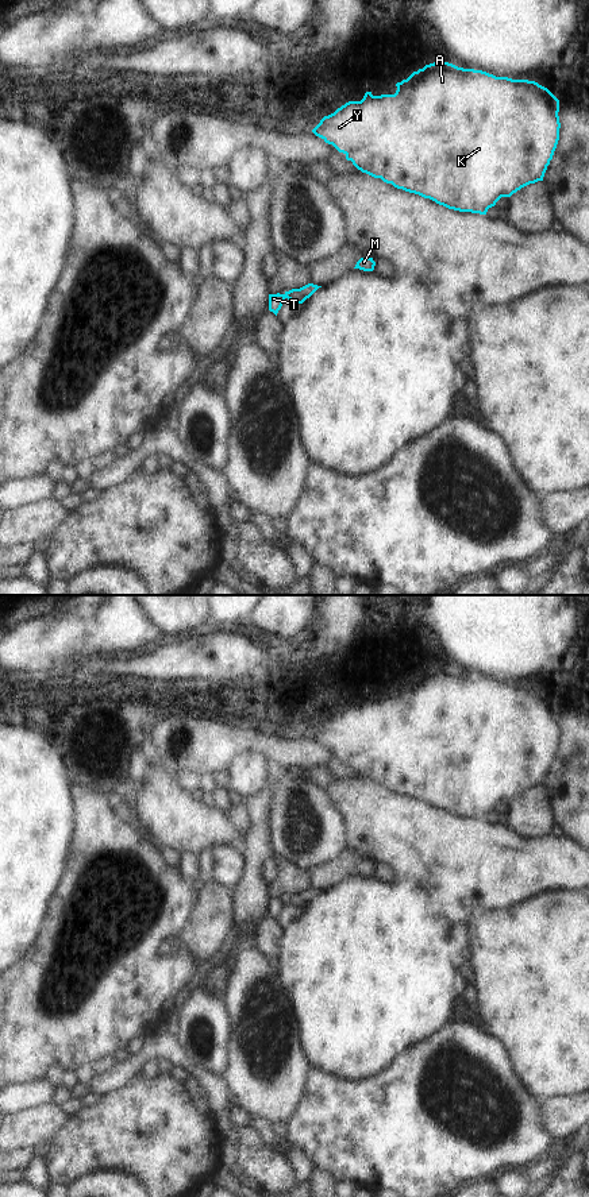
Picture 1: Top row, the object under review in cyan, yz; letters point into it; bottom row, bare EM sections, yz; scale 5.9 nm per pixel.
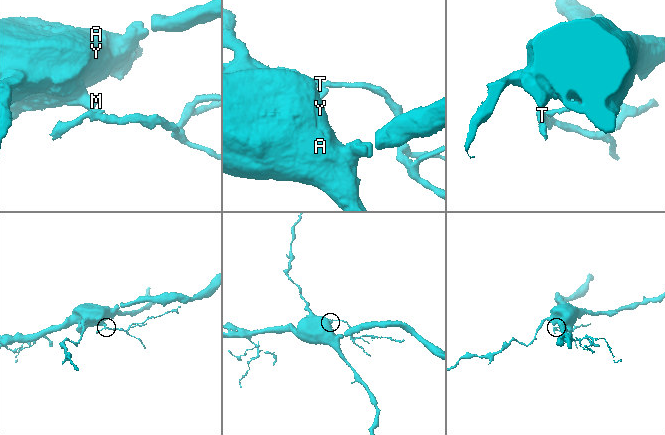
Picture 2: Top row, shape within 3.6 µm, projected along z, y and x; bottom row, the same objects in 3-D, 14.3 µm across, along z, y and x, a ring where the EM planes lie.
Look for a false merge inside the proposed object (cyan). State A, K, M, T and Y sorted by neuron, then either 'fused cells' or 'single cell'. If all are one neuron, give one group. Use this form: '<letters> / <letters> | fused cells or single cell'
A K M Y / T | fused cells

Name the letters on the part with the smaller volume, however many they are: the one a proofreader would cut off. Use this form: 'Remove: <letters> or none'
Remove: T

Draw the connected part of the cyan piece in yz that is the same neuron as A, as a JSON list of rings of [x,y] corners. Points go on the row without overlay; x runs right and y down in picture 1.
[[[434,667],[423,673],[413,676],[407,684],[396,688],[394,699],[373,700],[366,696],[361,706],[349,706],[334,718],[324,721],[312,737],[326,748],[332,749],[339,757],[346,760],[347,765],[374,783],[381,783],[397,794],[430,803],[439,810],[459,816],[471,816],[486,819],[488,814],[494,811],[501,802],[511,802],[521,792],[543,785],[544,777],[559,745],[559,704],[544,691],[535,686],[512,684],[508,681],[496,681],[482,675],[463,673],[449,667]]]

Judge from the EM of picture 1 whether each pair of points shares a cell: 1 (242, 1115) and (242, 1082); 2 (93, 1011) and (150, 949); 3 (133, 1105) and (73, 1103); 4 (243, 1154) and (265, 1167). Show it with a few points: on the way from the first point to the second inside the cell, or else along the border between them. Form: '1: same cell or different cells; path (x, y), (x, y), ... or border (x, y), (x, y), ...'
1: different cells; border (238, 1104), (249, 1114)
2: same cell; path (103, 996), (135, 964)
3: different cells; border (83, 1108), (69, 1118)
4: same cell; path (249, 1158), (260, 1163)

